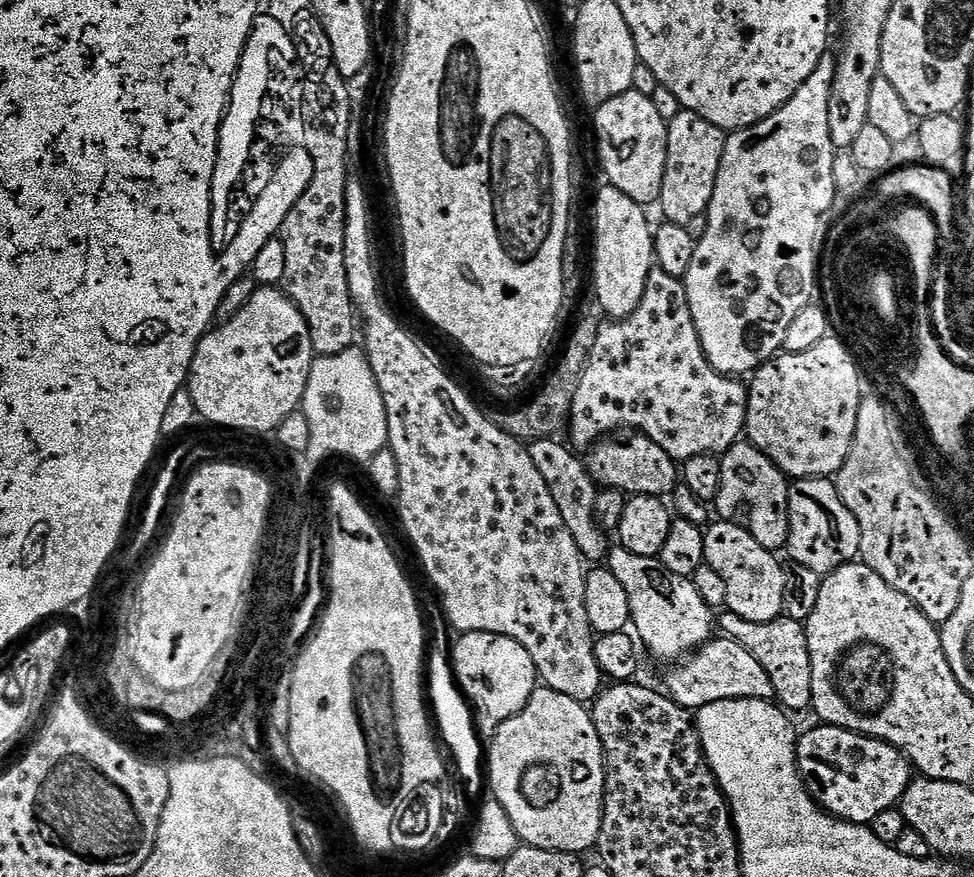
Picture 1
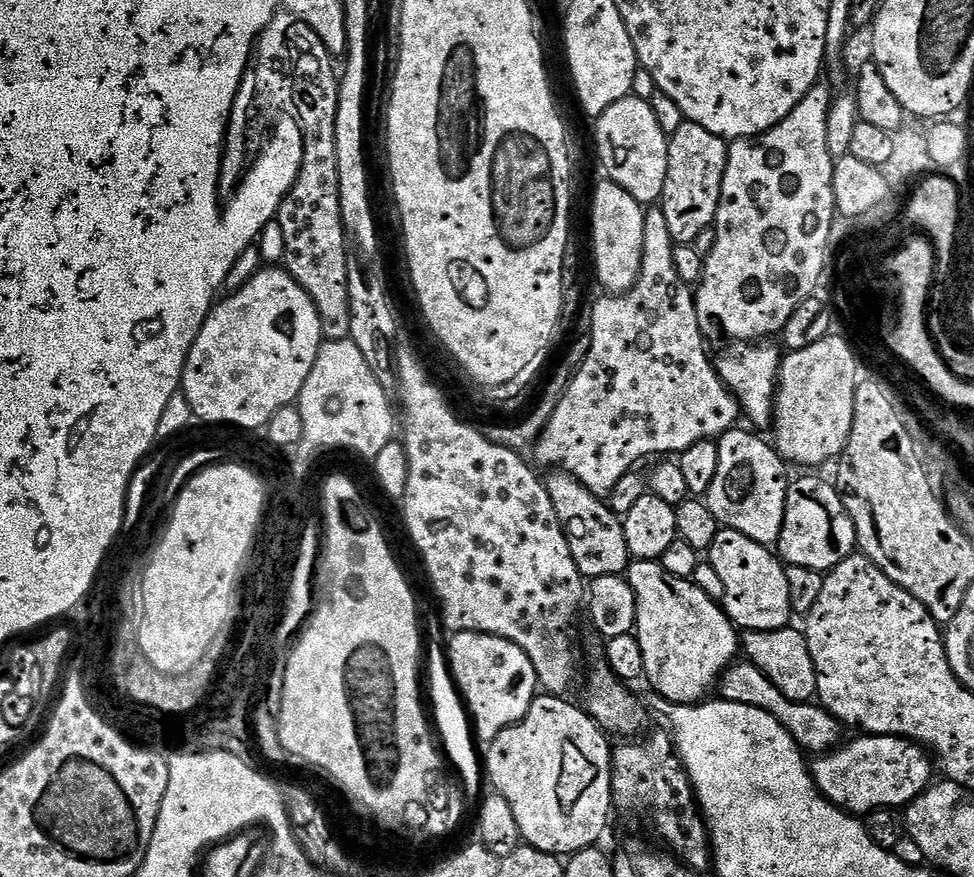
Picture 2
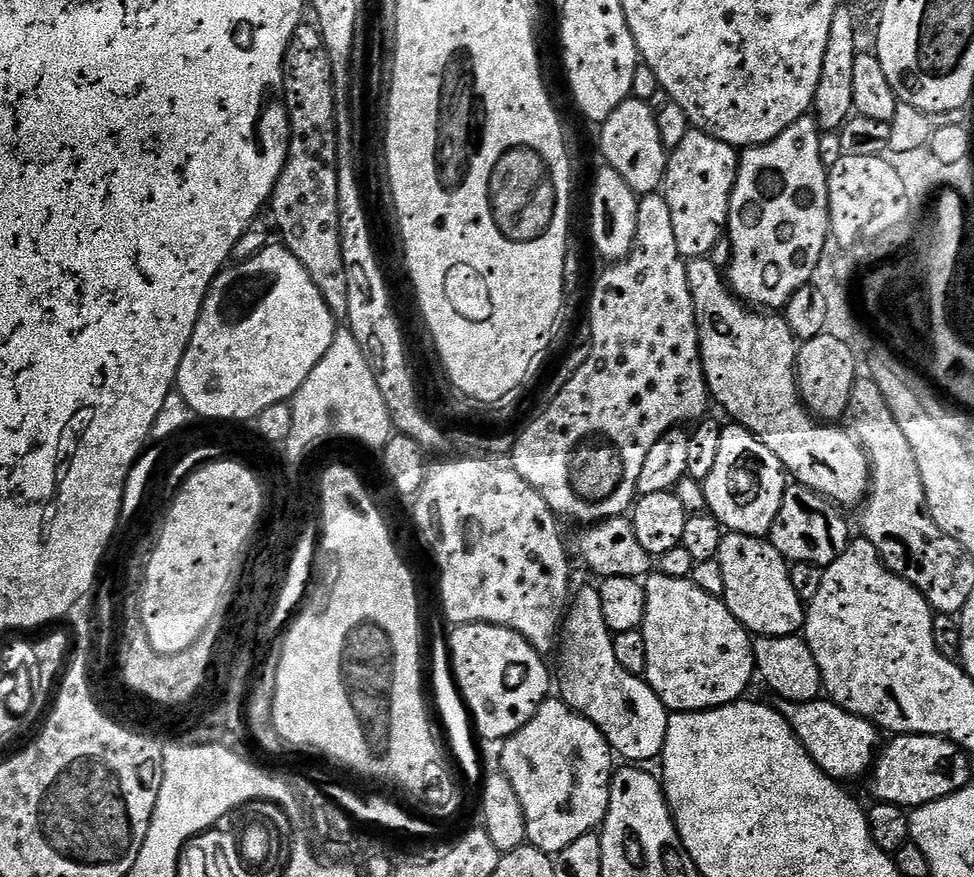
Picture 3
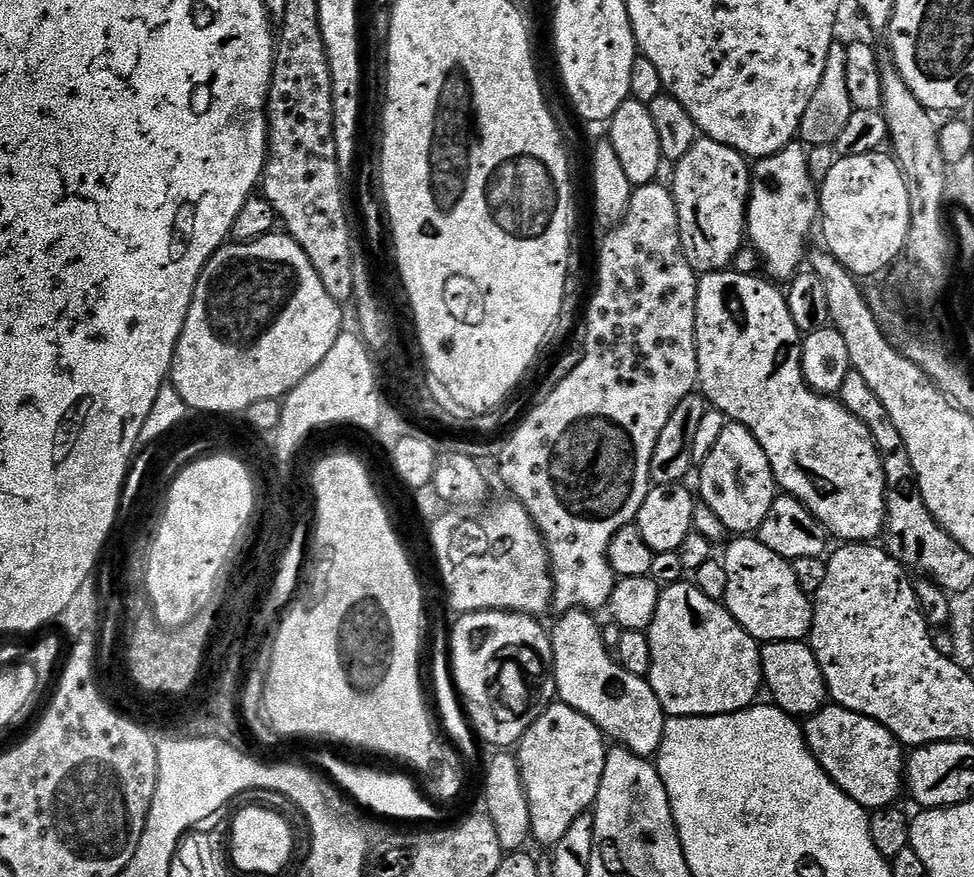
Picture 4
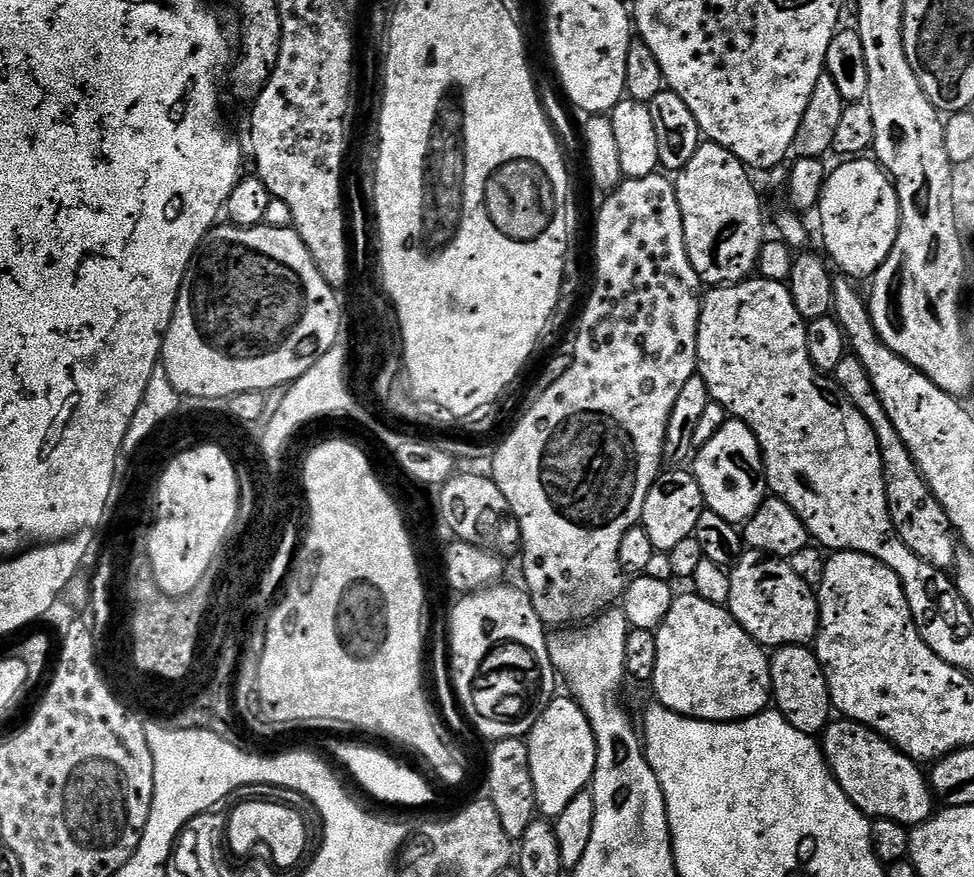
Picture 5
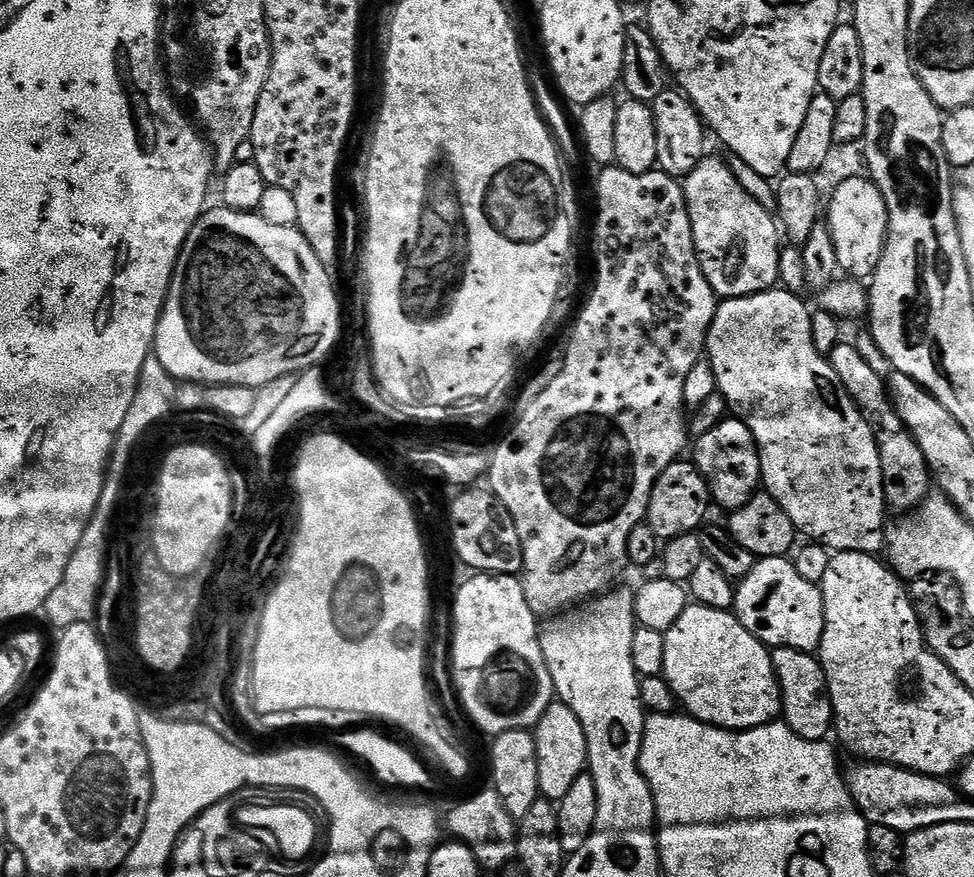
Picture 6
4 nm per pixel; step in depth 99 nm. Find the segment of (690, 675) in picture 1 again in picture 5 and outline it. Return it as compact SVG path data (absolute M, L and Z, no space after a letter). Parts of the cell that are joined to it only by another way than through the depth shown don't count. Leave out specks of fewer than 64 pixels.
M836 718L822 733L824 761L832 777L842 786L846 798L869 818L893 820L905 826L915 826L931 820L934 797L929 777L919 763L895 748L889 740L857 720Z

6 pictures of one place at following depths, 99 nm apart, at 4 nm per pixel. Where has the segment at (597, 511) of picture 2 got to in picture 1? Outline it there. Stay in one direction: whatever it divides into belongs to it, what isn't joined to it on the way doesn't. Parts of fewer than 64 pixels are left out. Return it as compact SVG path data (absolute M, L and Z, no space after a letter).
M556 438L533 440L527 445L527 450L530 458L534 458L534 466L538 466L538 474L542 474L546 486L550 486L550 494L554 494L554 503L558 506L558 514L562 514L566 530L570 530L574 542L578 542L580 555L588 562L603 561L610 551L610 536L598 526L594 514L598 485L589 474L587 463L581 457L579 460L575 456L577 453L567 443L564 445L559 444L560 442Z

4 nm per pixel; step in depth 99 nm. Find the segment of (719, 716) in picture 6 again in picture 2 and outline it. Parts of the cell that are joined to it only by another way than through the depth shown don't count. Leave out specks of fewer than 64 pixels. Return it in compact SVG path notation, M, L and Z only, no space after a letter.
M632 560L626 579L638 602L634 634L642 646L646 680L669 705L701 703L737 659L741 633L717 601L702 594L691 579L670 574L660 562Z

